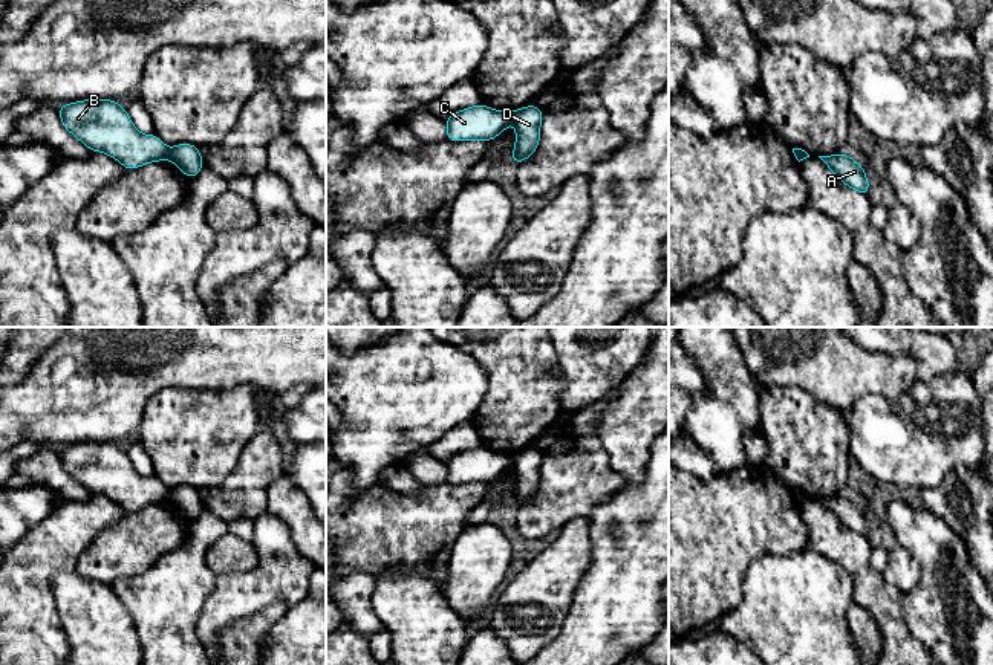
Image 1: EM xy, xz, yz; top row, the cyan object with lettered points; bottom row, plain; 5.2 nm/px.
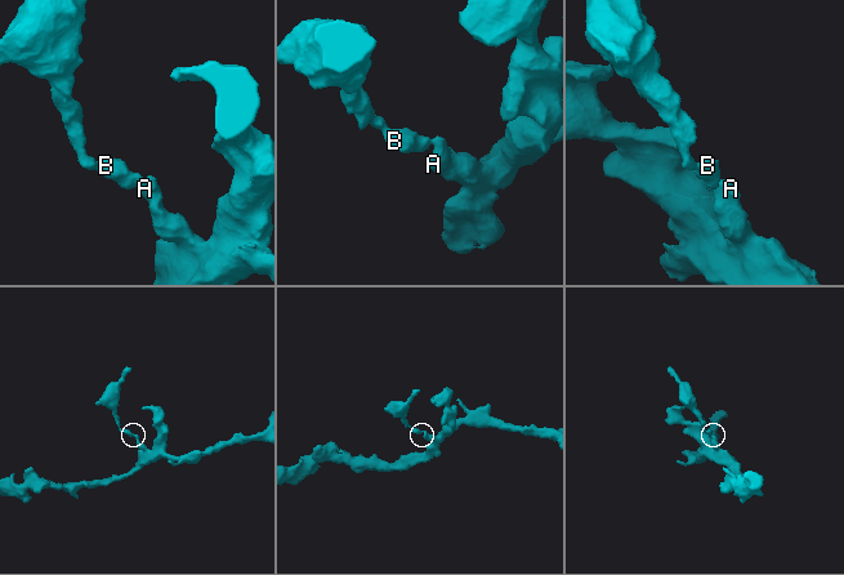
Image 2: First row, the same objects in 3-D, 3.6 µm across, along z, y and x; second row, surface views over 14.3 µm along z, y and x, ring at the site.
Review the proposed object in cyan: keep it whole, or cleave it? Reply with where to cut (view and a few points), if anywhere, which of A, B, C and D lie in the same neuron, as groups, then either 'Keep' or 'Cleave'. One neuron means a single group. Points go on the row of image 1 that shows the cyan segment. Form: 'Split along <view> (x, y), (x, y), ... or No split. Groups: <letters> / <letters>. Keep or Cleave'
Split along xy (169, 149), (170, 158). Groups: A D / B C. Cleave

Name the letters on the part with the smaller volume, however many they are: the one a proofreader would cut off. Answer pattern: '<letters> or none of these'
B, C

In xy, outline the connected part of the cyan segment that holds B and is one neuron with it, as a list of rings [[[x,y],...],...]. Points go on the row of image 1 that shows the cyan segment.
[[[83,99],[58,107],[64,128],[90,151],[103,151],[125,170],[170,159],[170,148],[153,133],[142,135],[127,109],[113,99]]]

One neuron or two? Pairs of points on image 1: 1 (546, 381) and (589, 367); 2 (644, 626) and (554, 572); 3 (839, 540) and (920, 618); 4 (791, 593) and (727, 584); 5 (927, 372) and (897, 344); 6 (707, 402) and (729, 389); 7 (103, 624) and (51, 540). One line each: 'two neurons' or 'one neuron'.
1: two neurons
2: two neurons
3: two neurons
4: two neurons
5: one neuron
6: two neurons
7: two neurons

